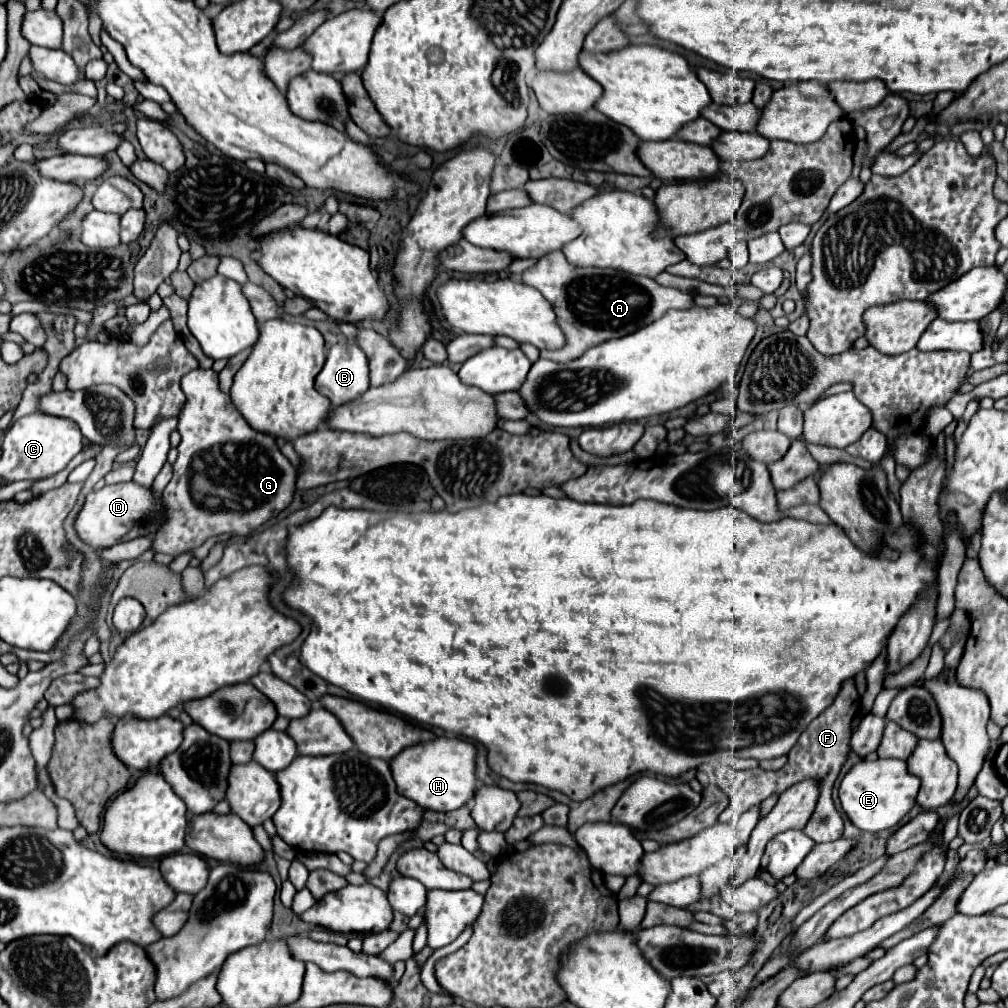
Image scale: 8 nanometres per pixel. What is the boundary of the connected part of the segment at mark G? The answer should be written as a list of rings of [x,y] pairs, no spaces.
[[[195,368],[181,378],[181,388],[187,394],[187,398],[193,400],[187,400],[185,408],[179,414],[179,456],[173,464],[173,478],[163,490],[163,498],[167,500],[169,522],[163,524],[159,536],[155,536],[153,540],[155,552],[167,552],[173,556],[197,548],[207,538],[223,532],[237,532],[239,536],[247,536],[263,522],[267,522],[269,518],[277,516],[283,508],[287,508],[295,492],[295,466],[279,452],[279,446],[273,436],[257,432],[247,424],[247,420],[239,414],[235,404],[231,404],[231,398],[219,390],[217,372]]]

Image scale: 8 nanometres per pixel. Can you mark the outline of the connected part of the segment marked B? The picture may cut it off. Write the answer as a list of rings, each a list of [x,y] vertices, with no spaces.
[[[351,340],[333,344],[329,348],[323,370],[315,378],[315,388],[319,394],[327,396],[333,406],[345,404],[347,400],[353,400],[353,398],[359,398],[369,388],[369,368],[367,368],[367,358],[365,358],[363,350],[359,350],[359,346]]]

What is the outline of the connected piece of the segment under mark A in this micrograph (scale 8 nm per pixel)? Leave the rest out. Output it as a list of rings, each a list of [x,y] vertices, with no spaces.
[[[559,250],[537,258],[537,262],[521,274],[521,280],[523,280],[523,284],[537,288],[551,302],[551,306],[555,310],[555,316],[557,316],[557,324],[559,324],[561,332],[565,334],[565,346],[563,348],[559,348],[559,350],[541,350],[541,358],[555,360],[555,362],[575,360],[587,348],[591,348],[595,344],[601,344],[601,342],[611,340],[611,338],[621,338],[621,336],[633,334],[633,332],[641,330],[643,326],[659,320],[671,308],[693,308],[695,306],[693,296],[687,294],[687,292],[681,292],[677,288],[667,288],[667,286],[657,284],[653,278],[635,276],[635,274],[621,272],[621,270],[579,268],[579,266],[569,264],[565,260],[563,252],[559,252]]]

